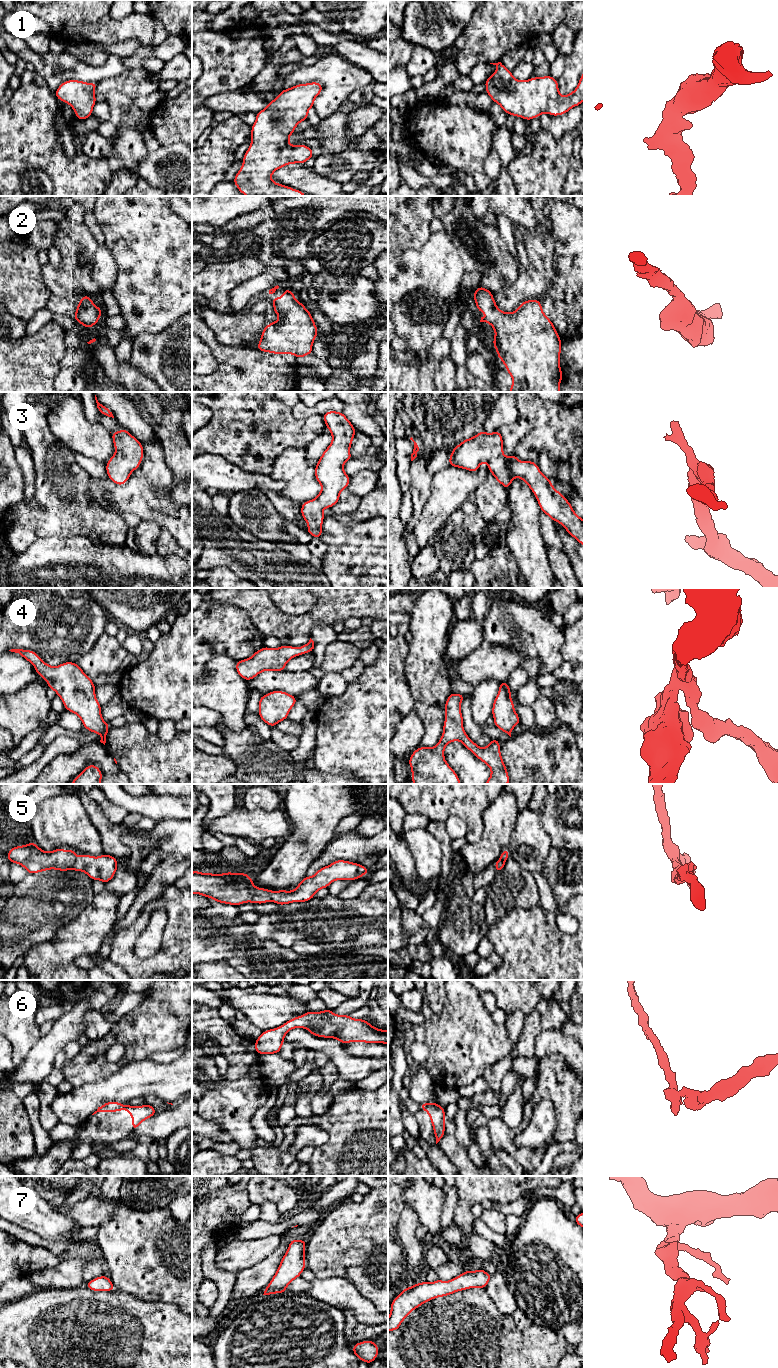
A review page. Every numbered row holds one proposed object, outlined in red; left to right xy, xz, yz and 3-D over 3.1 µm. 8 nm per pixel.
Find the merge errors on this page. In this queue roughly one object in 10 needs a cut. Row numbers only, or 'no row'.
6

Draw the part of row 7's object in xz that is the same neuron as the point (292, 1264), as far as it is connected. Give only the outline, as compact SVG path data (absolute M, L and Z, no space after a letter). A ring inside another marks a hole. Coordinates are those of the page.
M291 1240L289 1248L283 1256L275 1275L267 1285L263 1295L286 1292L287 1286L301 1275L306 1268L306 1242L307 1240Z

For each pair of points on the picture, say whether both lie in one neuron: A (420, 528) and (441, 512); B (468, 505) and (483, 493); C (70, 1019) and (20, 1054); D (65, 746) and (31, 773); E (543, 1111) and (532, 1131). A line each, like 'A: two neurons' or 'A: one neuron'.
A: one neuron
B: two neurons
C: two neurons
D: one neuron
E: one neuron

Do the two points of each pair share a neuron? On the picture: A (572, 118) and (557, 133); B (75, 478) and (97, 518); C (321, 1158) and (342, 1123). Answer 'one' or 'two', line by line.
A: one
B: one
C: one

